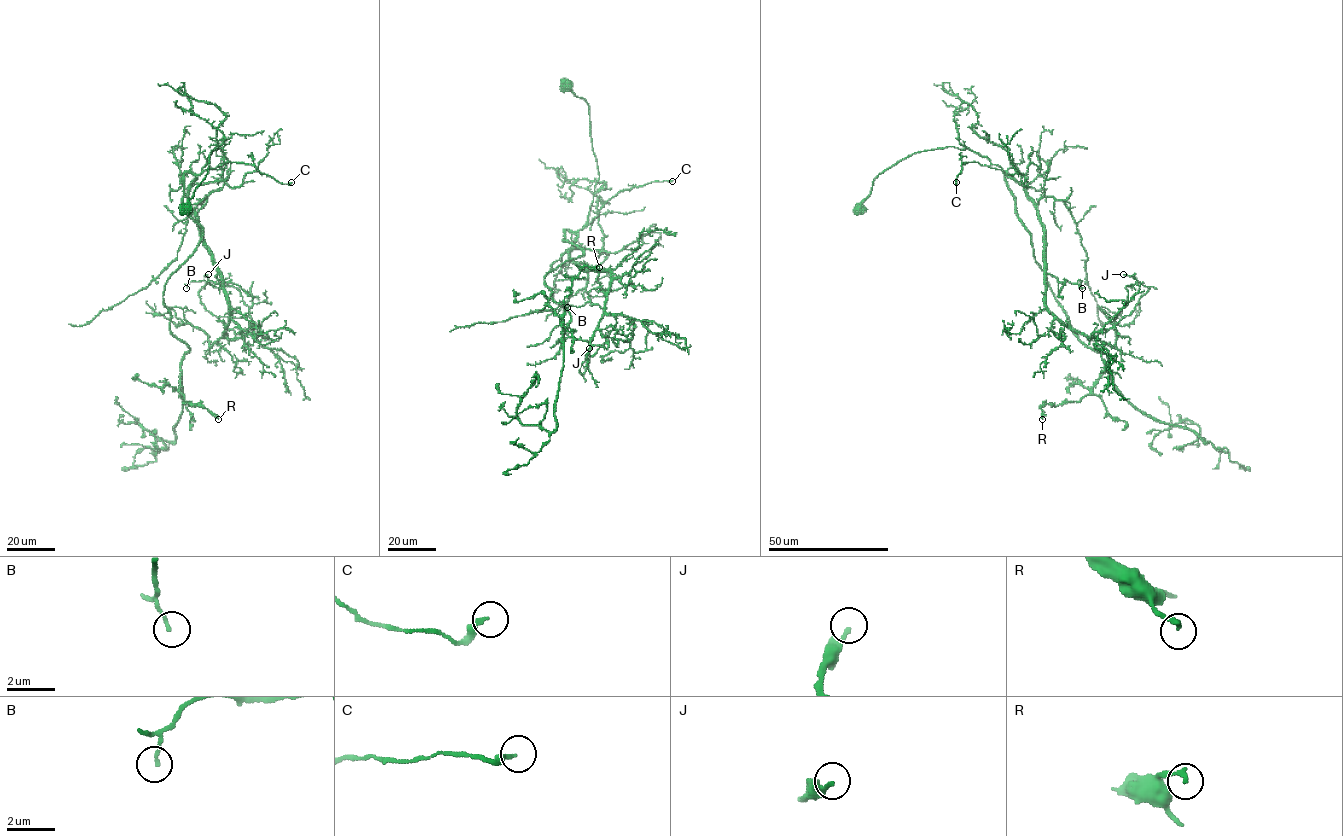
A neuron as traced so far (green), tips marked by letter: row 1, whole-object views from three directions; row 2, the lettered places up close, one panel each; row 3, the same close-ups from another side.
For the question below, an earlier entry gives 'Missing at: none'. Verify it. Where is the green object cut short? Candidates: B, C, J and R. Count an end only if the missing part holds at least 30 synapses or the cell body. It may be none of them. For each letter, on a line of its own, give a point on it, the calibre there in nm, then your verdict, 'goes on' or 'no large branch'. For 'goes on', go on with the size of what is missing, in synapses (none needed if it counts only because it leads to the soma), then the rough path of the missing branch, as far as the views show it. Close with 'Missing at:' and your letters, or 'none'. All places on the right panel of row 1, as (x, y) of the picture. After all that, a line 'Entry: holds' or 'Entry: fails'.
B: at (1082, 288); 130 nm thick; no large branch
C: at (956, 182); 200 nm thick; no large branch
J: at (1123, 274); 180 nm thick; no large branch
R: at (1042, 419); 190 nm thick; no large branch
Missing at: none
Entry: holds

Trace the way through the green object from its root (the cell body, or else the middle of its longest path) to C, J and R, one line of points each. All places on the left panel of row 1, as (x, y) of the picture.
C: (184, 210), (208, 174), (209, 154), (218, 146), (203, 171), (227, 162), (242, 162), (280, 183), (291, 182)
J: (184, 210), (218, 146), (188, 204), (220, 275), (224, 336), (233, 339), (200, 302), (208, 274)
R: (184, 210), (218, 146), (185, 174), (202, 239), (163, 294), (189, 347), (183, 401), (218, 419)

